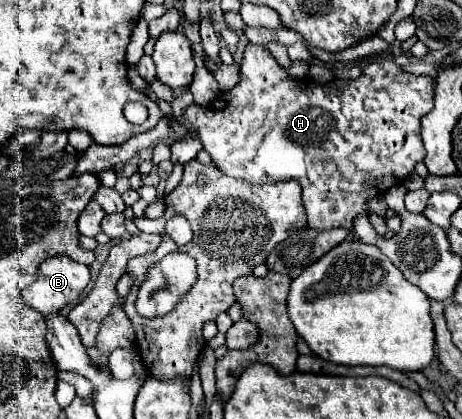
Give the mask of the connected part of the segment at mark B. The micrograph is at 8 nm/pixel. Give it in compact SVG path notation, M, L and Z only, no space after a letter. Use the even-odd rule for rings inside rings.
M58 254L58 256L52 256L52 258L46 258L40 268L38 268L38 274L36 274L36 280L32 286L24 288L24 300L34 308L38 310L40 314L50 314L50 312L60 312L66 304L74 302L82 290L86 288L86 284L90 282L90 270L86 264L78 264L76 260L68 258L66 254Z

